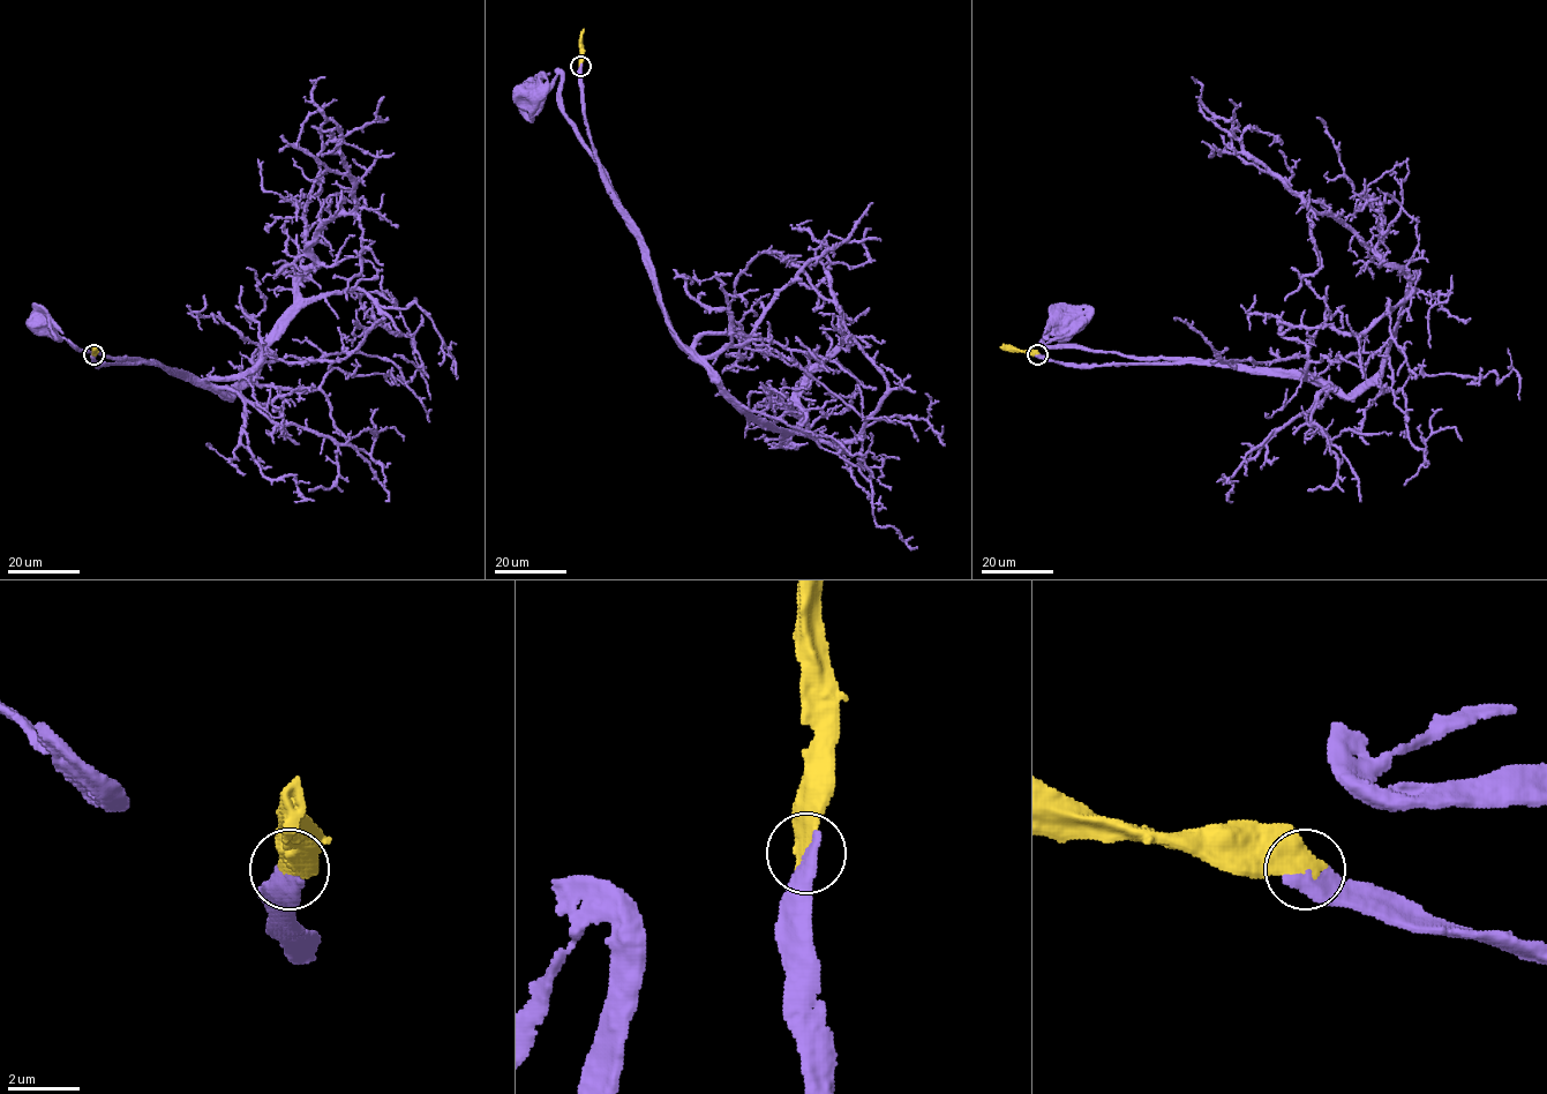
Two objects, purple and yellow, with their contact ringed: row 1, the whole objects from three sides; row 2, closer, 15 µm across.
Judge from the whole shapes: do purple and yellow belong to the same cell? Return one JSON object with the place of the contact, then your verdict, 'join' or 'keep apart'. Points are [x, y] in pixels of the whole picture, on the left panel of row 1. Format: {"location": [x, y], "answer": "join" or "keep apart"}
{"location": [94, 354], "answer": "join"}

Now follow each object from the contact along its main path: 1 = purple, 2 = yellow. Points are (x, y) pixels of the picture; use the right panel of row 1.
1: (1037, 354), (1078, 366), (1177, 361), (1045, 346), (1065, 334), (1065, 322)
2: (1037, 354), (1000, 346)

